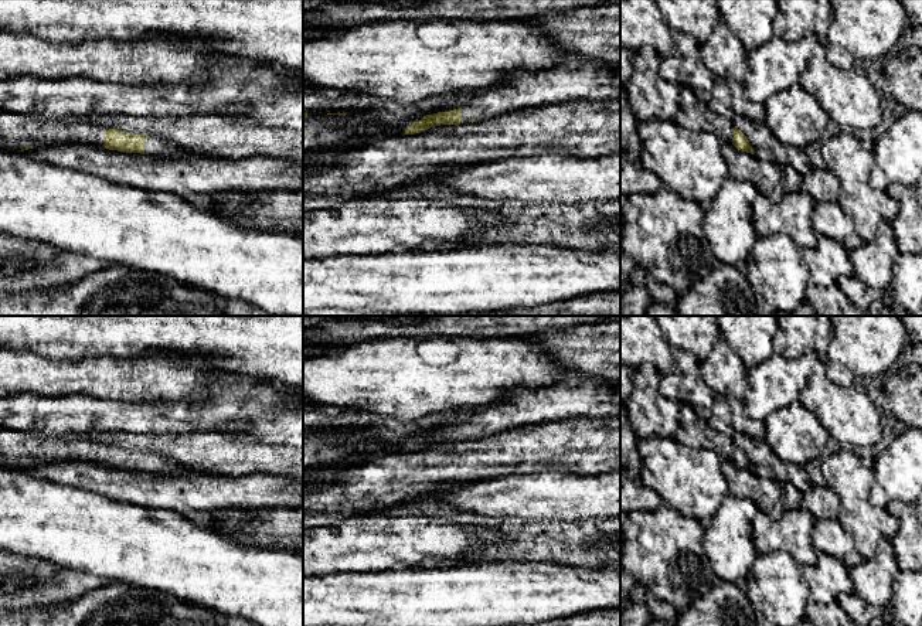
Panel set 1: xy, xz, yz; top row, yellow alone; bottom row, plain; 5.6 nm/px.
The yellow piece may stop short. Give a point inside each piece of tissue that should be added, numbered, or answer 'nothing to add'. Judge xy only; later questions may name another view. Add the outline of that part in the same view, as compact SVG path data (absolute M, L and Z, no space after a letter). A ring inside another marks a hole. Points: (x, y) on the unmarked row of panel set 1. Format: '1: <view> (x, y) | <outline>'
1: xy (17, 449) | M0 429L0 467L28 463L88 462L105 465L105 446L71 435L44 438L27 432Z
2: xy (155, 463) | M147 452L144 457L144 472L150 473L166 473L166 474L191 474L187 470L176 467L174 465L169 463L160 455Z

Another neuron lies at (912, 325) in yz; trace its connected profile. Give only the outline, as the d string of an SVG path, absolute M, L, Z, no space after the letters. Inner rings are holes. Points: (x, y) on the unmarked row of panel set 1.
M898 316L905 326L909 343L922 343L922 316Z

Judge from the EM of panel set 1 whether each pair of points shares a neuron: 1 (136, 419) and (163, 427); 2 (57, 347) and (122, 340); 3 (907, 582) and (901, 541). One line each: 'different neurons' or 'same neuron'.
1: same neuron
2: same neuron
3: different neurons

